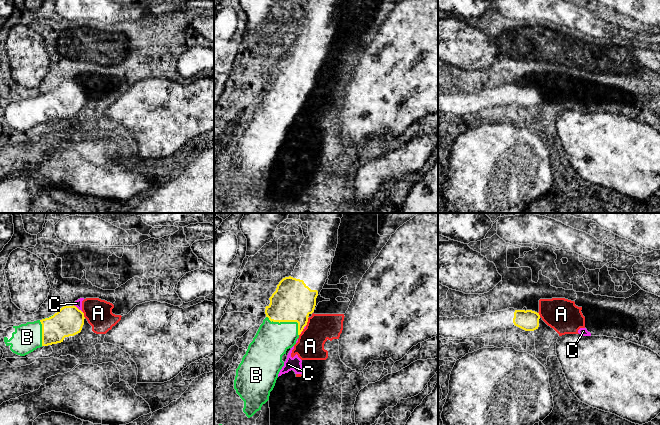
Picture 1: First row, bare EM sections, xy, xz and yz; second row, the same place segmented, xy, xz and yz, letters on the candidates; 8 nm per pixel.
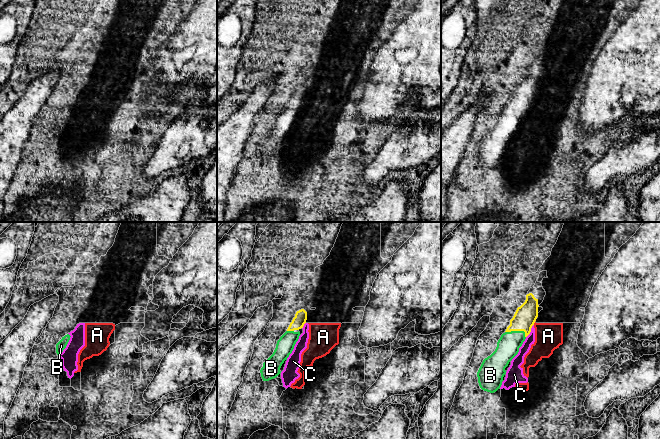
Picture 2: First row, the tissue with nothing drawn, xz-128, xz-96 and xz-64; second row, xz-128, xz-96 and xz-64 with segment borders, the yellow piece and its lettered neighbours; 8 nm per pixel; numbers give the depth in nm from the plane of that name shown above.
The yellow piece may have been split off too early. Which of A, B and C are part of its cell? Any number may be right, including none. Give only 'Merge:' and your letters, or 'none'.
Merge: B

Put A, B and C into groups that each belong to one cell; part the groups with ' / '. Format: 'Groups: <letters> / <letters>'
Groups: A C / B

